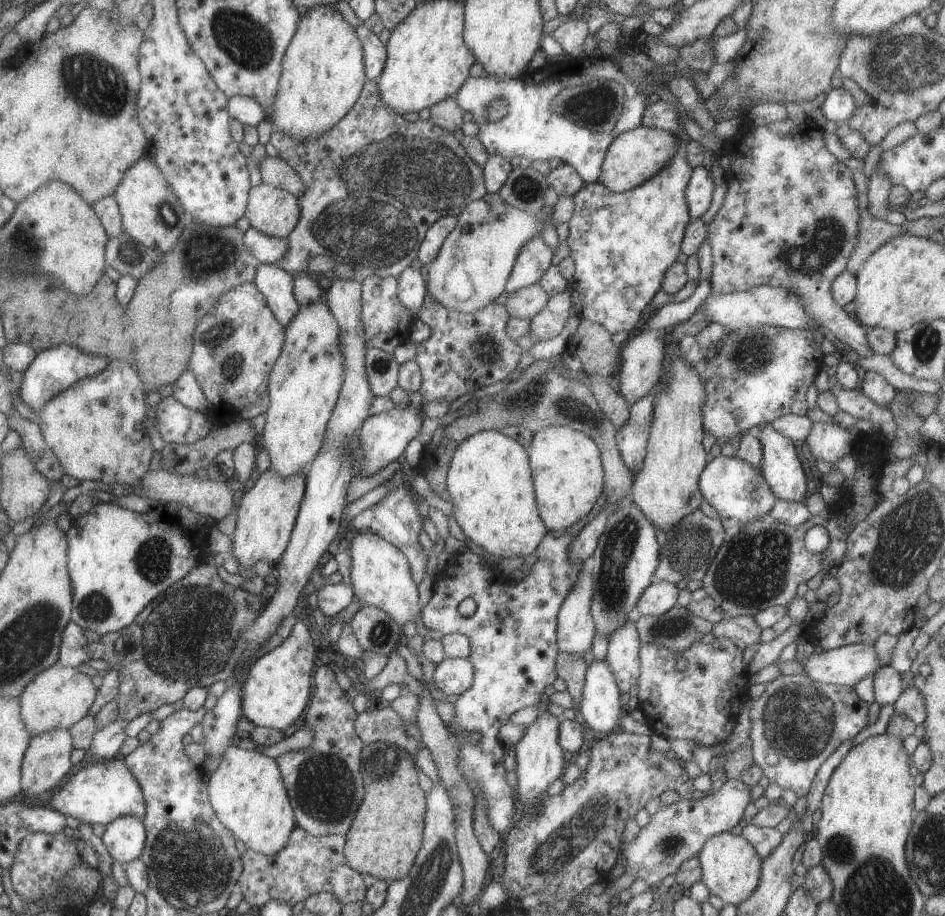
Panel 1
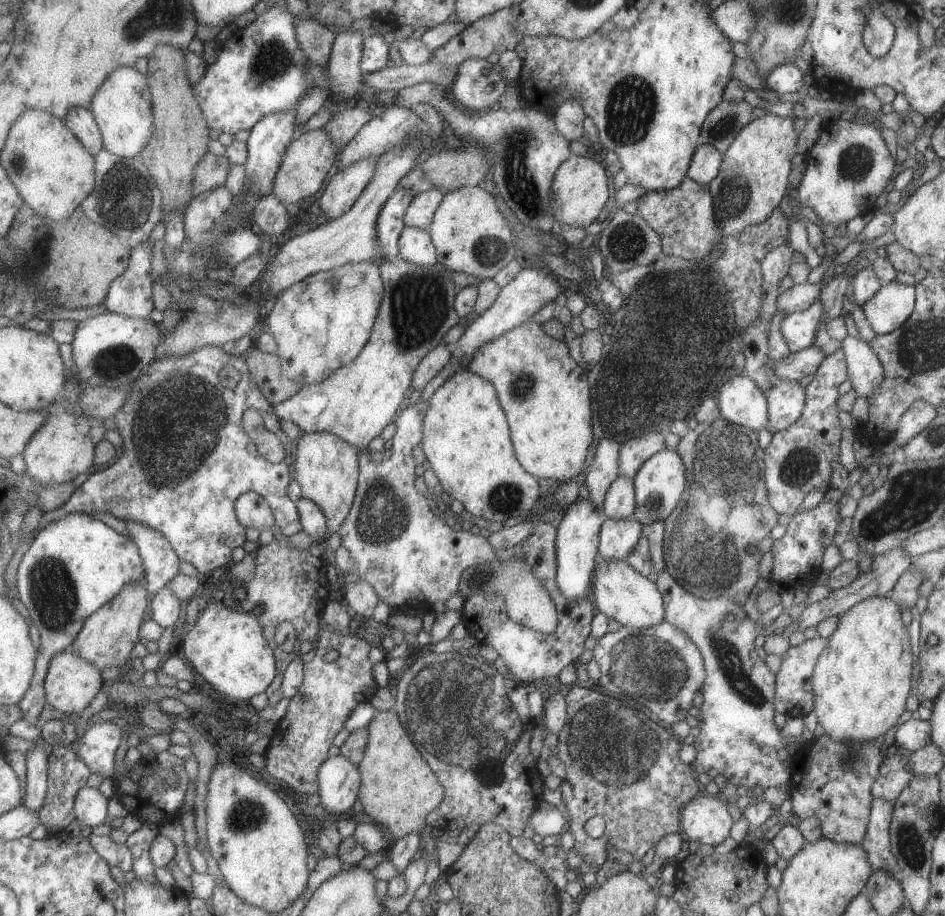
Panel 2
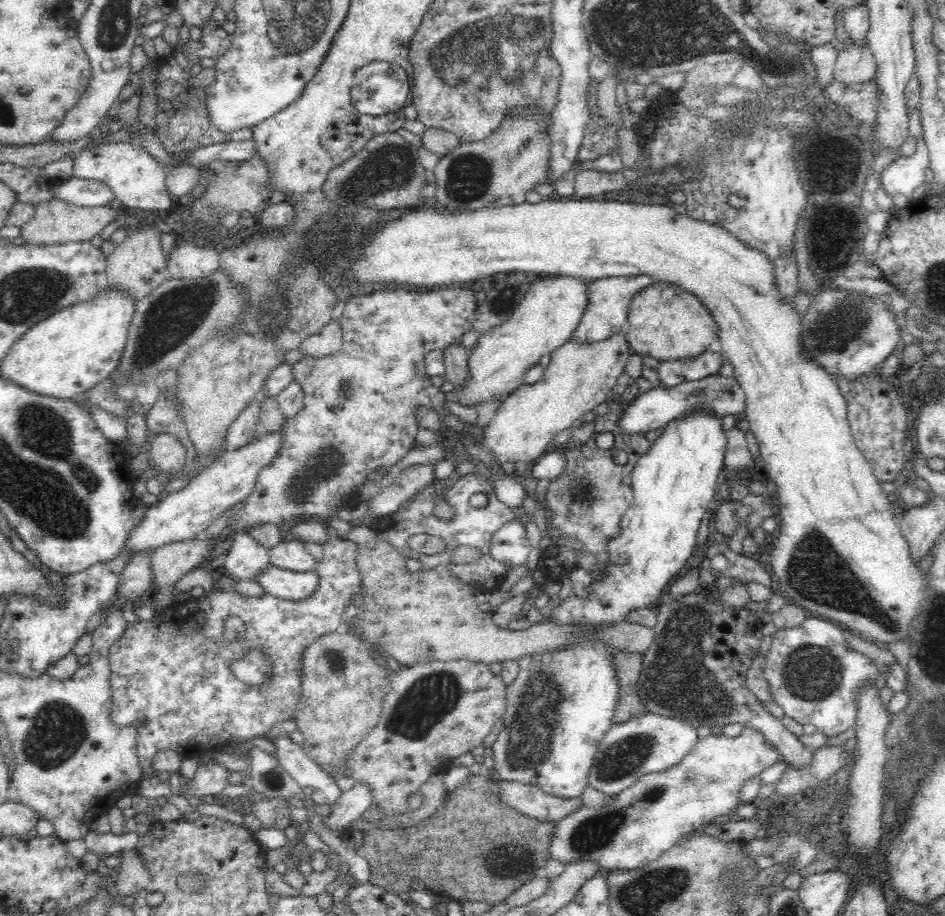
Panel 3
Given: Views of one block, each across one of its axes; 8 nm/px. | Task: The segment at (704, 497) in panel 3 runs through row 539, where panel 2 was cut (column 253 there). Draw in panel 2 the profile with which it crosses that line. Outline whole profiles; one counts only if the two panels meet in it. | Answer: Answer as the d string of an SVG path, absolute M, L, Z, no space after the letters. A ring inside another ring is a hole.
M207 599L194 624L181 633L179 643L183 656L201 678L226 702L243 702L263 692L275 676L273 649L263 636L261 624L253 612L233 610L222 600Z

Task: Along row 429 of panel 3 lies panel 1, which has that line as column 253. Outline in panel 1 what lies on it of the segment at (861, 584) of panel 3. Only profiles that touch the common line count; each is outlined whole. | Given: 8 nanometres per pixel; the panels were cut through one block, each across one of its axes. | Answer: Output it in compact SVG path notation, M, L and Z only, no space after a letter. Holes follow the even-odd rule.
M235 744L227 746L217 769L206 779L206 784L211 808L219 822L247 849L273 856L287 844L296 824L275 760L253 749L242 750Z

